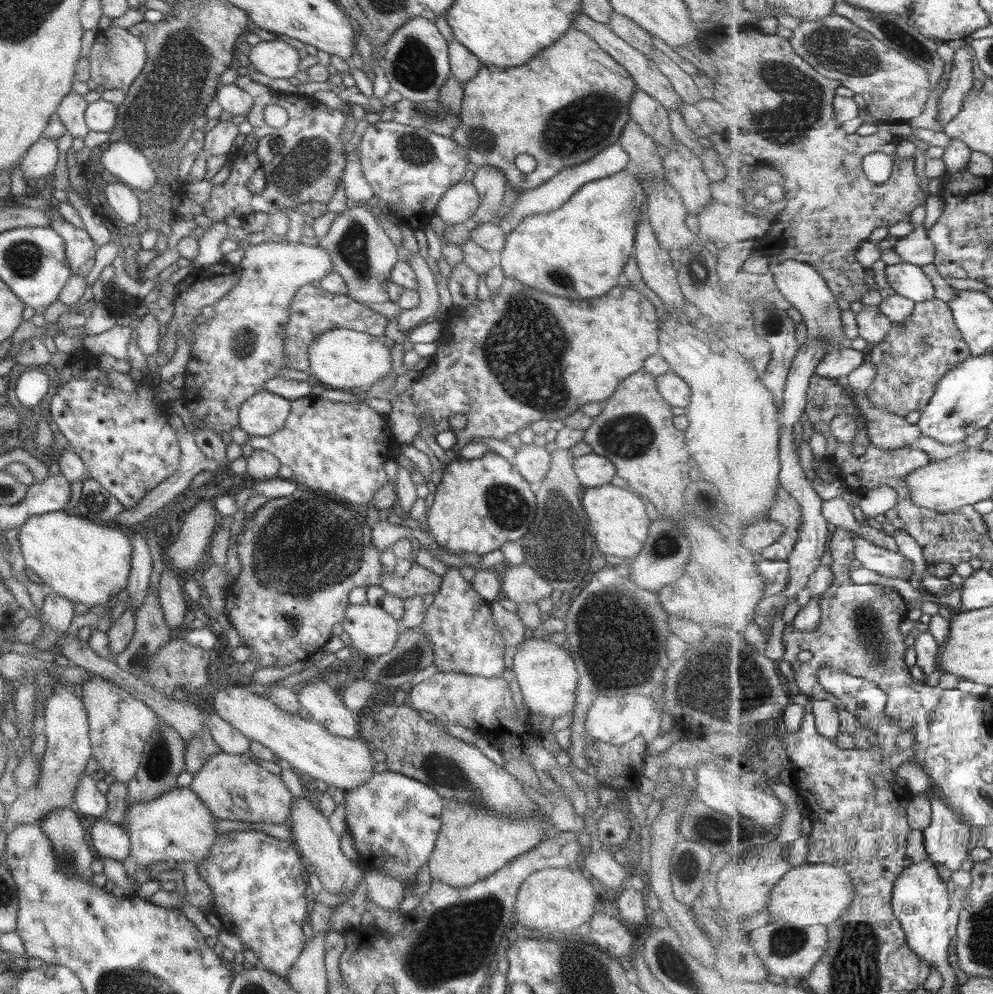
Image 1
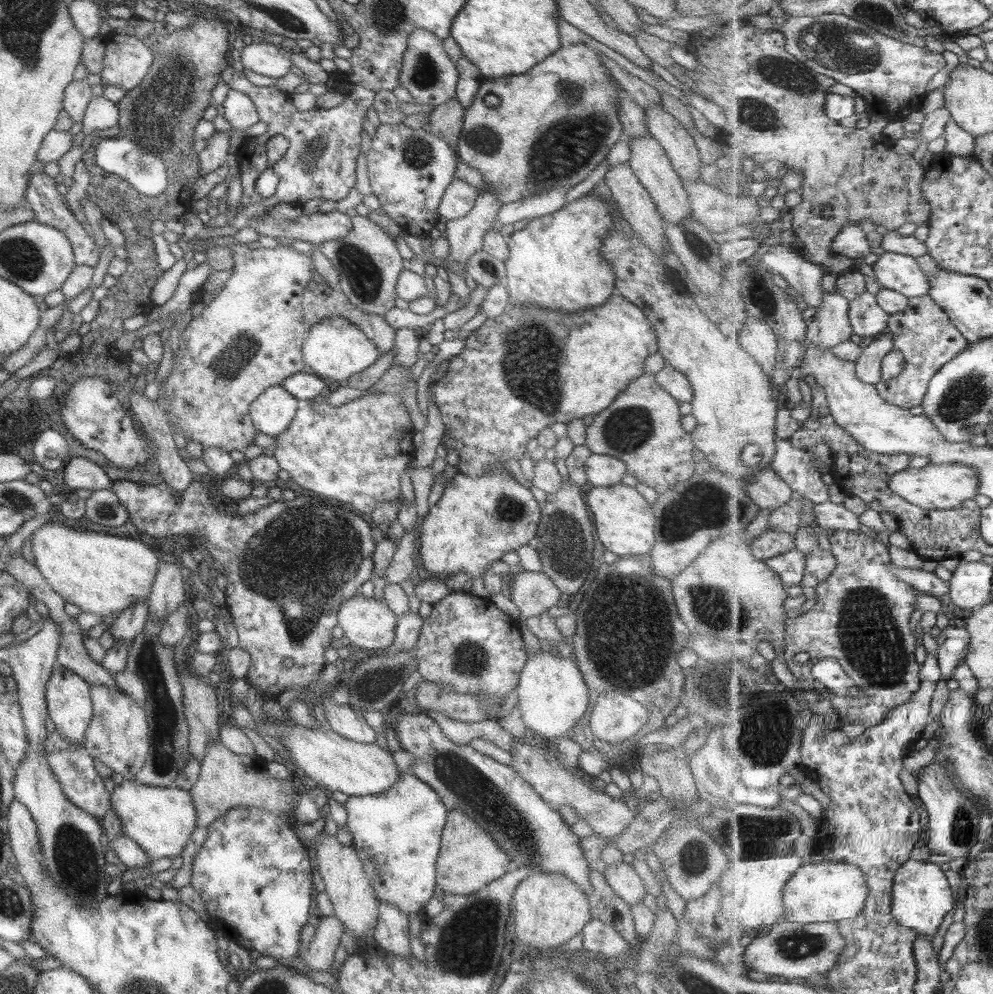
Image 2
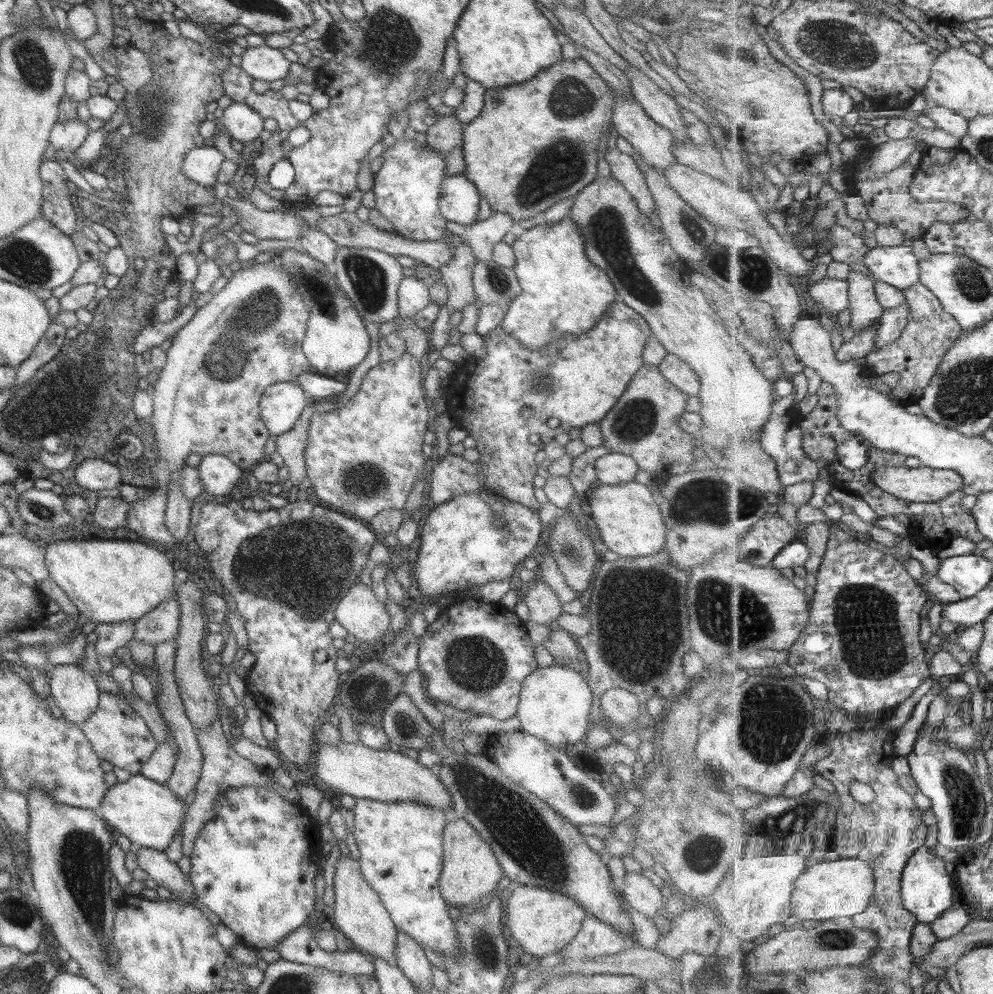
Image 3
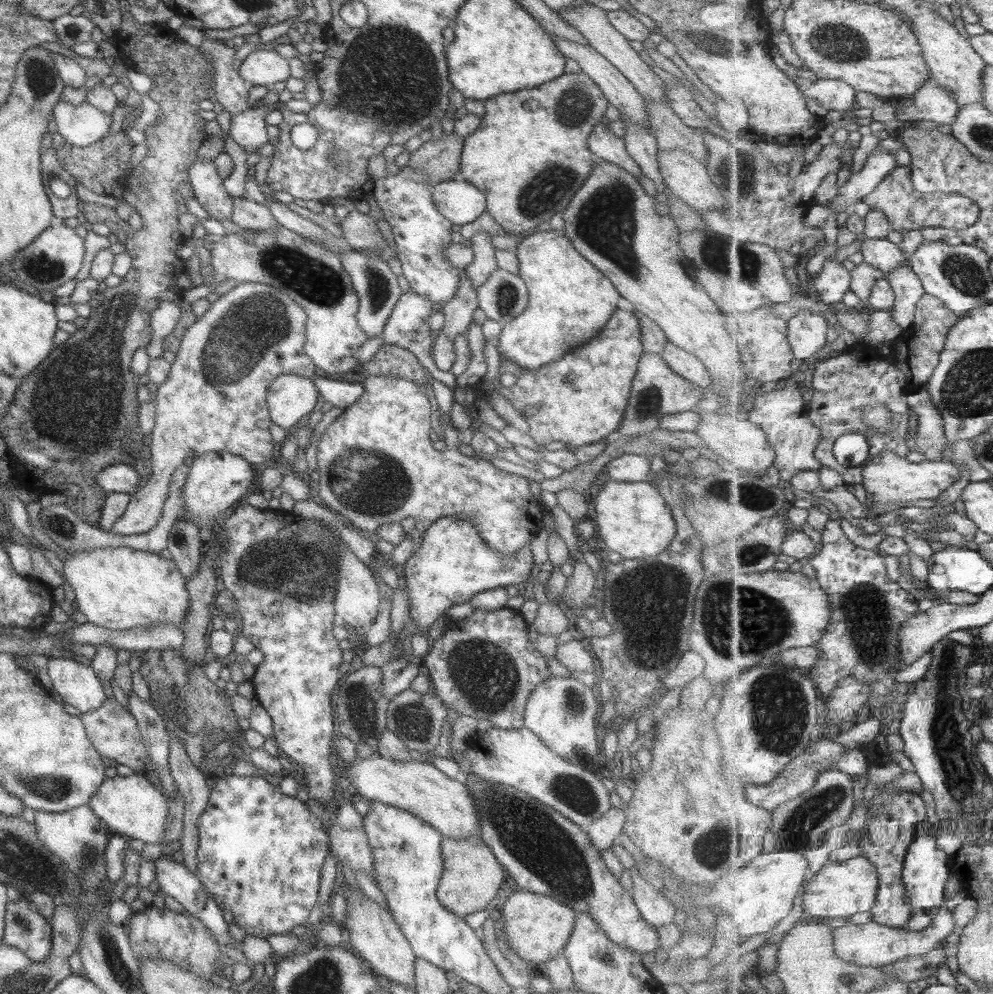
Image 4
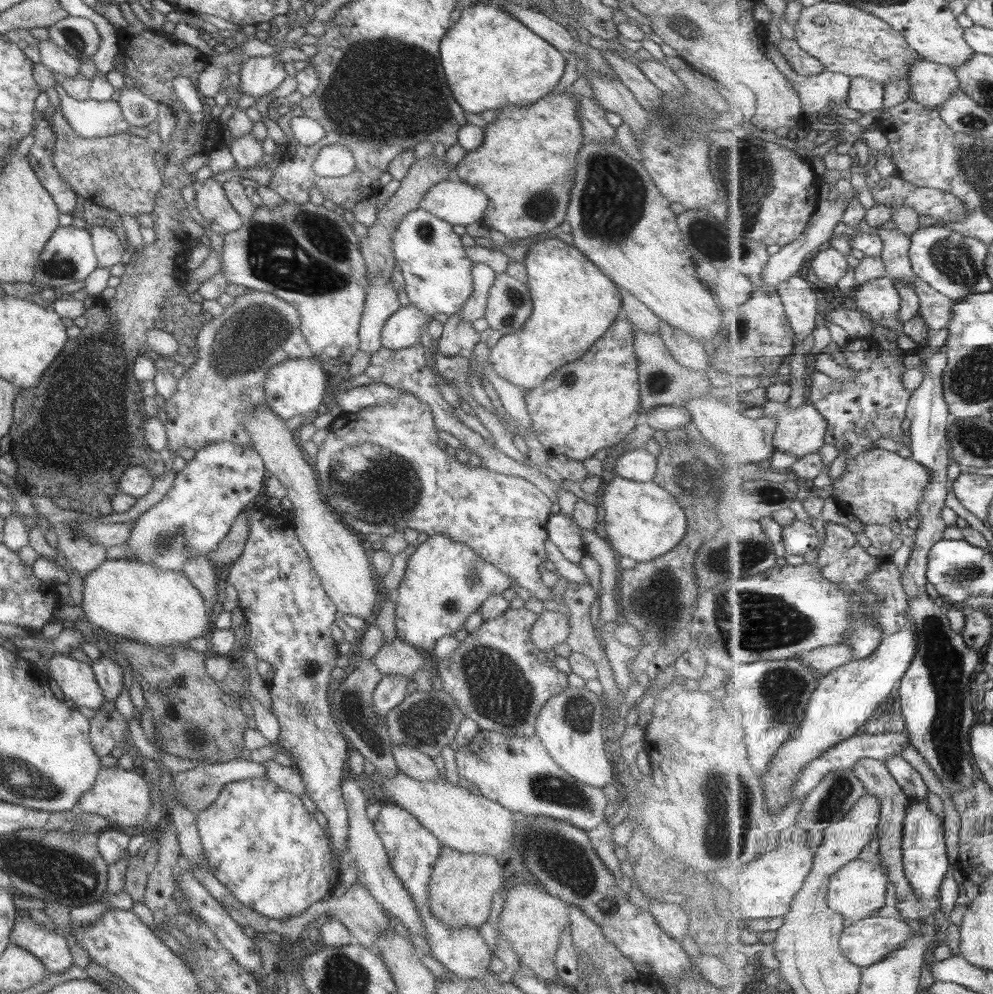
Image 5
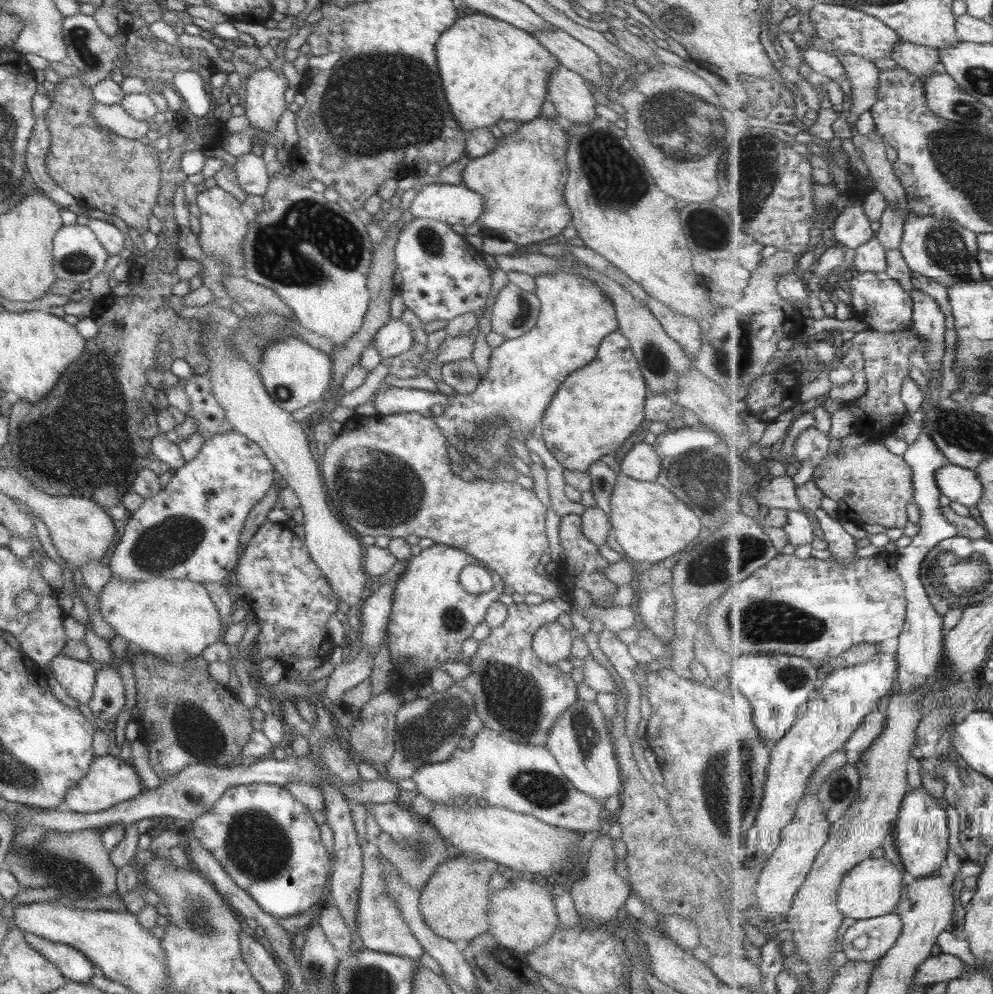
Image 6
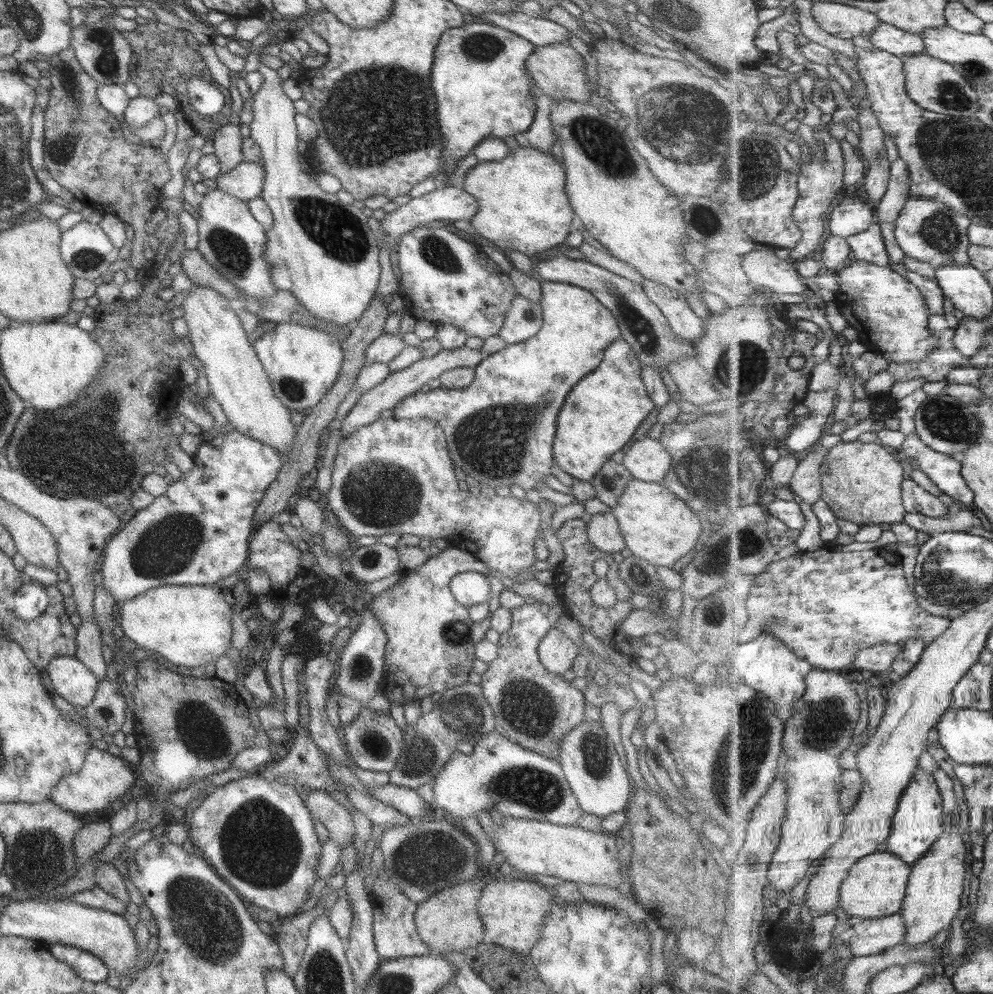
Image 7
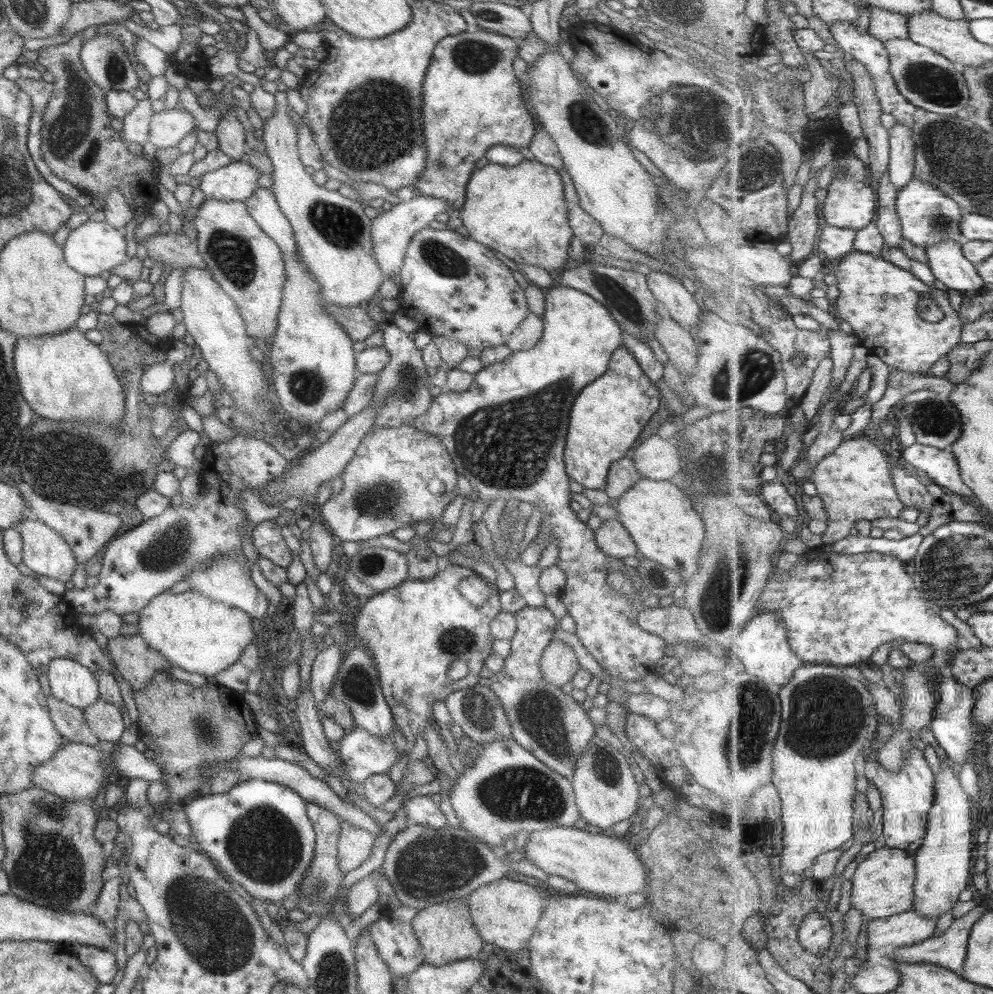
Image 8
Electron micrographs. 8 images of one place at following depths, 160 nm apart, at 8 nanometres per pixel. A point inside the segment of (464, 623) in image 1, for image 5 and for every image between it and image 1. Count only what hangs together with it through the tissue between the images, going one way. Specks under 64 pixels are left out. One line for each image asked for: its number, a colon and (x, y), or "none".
2: (466, 644)
3: (474, 656)
4: (483, 666)
5: (496, 676)

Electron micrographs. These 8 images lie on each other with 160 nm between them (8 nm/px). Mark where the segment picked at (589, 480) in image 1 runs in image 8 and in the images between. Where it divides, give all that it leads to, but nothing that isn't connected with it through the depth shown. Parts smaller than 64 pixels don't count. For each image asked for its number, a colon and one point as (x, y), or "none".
2: (600, 470)
3: (613, 468)
4: (628, 467)
5: (638, 465)
6: (640, 463)
7: (646, 460)
8: (656, 459)

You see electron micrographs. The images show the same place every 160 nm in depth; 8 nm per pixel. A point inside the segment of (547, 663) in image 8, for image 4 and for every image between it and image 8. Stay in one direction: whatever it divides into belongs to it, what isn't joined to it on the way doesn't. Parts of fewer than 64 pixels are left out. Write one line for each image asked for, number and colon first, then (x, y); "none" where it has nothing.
4: (550, 618)
5: (551, 628)
6: (550, 643)
7: (555, 651)

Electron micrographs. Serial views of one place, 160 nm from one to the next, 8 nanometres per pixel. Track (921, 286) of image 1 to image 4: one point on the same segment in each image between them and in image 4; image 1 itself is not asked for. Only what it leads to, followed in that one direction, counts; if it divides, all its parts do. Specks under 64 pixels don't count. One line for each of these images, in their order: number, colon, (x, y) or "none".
2: (900, 272)
3: (899, 266)
4: (887, 256)

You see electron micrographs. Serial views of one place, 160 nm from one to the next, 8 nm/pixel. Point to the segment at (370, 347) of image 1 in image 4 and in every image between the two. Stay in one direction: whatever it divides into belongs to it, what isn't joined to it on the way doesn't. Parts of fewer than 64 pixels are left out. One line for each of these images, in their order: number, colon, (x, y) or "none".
2: (334, 349)
3: (335, 340)
4: (310, 275)

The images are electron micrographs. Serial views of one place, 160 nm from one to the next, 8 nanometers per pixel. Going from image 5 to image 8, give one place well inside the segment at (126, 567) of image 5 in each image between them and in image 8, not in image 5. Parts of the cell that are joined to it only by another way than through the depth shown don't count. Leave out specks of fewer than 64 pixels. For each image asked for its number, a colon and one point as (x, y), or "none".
6: (174, 619)
7: (190, 626)
8: (190, 631)

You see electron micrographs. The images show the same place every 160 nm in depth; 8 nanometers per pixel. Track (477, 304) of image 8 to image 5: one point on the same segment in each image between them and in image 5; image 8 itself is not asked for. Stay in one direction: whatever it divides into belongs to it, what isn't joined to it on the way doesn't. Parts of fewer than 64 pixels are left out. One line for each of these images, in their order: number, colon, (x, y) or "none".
5: (434, 267)
6: (439, 276)
7: (445, 280)

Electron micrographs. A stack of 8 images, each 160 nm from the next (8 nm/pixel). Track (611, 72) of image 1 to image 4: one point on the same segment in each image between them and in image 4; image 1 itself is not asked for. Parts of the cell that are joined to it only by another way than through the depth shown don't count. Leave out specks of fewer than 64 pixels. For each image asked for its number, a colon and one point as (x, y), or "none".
2: (554, 123)
3: (532, 144)
4: (527, 163)

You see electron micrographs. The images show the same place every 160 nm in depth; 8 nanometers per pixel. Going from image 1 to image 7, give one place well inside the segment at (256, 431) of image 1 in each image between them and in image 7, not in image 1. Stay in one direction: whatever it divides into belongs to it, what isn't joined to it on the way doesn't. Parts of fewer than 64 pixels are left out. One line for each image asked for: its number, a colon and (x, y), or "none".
2: (270, 413)
3: (280, 405)
4: (290, 398)
5: (291, 388)
6: (295, 374)
7: (301, 363)

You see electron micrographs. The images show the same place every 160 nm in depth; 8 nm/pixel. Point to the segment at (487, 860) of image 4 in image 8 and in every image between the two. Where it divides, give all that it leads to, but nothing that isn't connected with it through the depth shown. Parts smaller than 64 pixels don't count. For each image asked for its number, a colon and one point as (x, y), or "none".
5: (460, 886)
6: (453, 903)
7: (447, 922)
8: (444, 931)

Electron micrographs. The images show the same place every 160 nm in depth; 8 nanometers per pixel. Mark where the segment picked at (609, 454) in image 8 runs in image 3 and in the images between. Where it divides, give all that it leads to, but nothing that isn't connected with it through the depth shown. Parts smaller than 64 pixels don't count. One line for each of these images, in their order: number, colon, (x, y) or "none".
3: (569, 384)
4: (581, 405)
5: (592, 403)
6: (595, 408)
7: (601, 412)

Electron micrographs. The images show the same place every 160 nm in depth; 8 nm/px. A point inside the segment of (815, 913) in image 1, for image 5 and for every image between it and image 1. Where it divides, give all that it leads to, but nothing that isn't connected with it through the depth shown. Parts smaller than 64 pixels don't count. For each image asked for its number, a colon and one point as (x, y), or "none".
2: (825, 891)
3: (841, 888)
4: (842, 889)
5: (857, 891)

